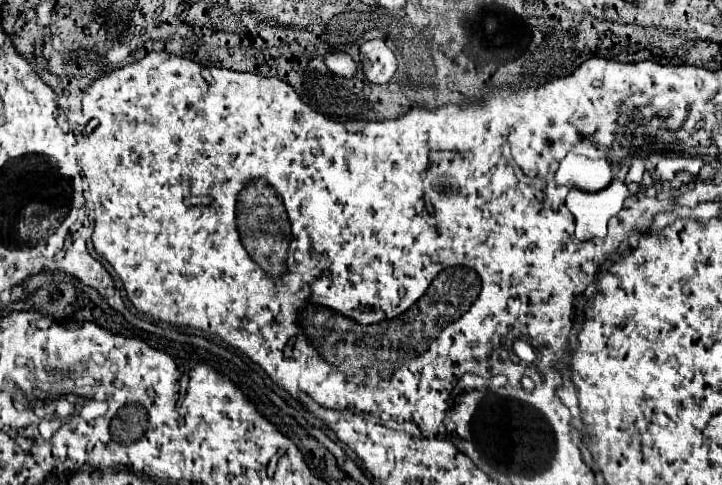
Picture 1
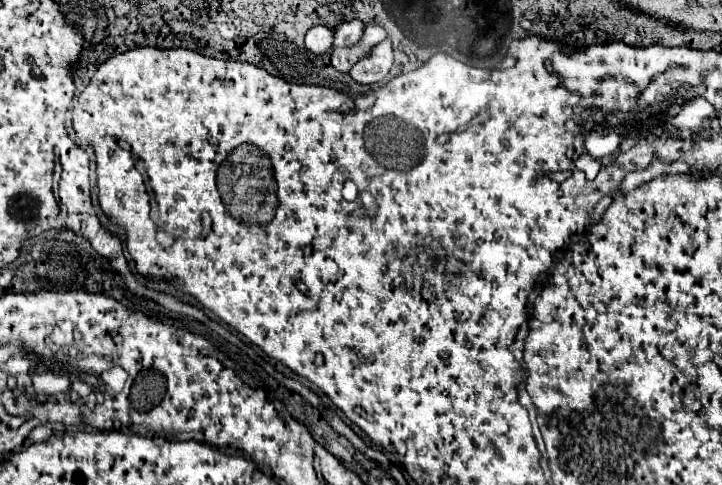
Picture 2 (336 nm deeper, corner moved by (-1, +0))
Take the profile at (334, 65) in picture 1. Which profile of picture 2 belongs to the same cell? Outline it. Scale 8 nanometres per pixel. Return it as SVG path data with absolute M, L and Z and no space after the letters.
M312 26L306 32L306 48L312 50L314 54L324 54L332 48L334 34L326 26Z

